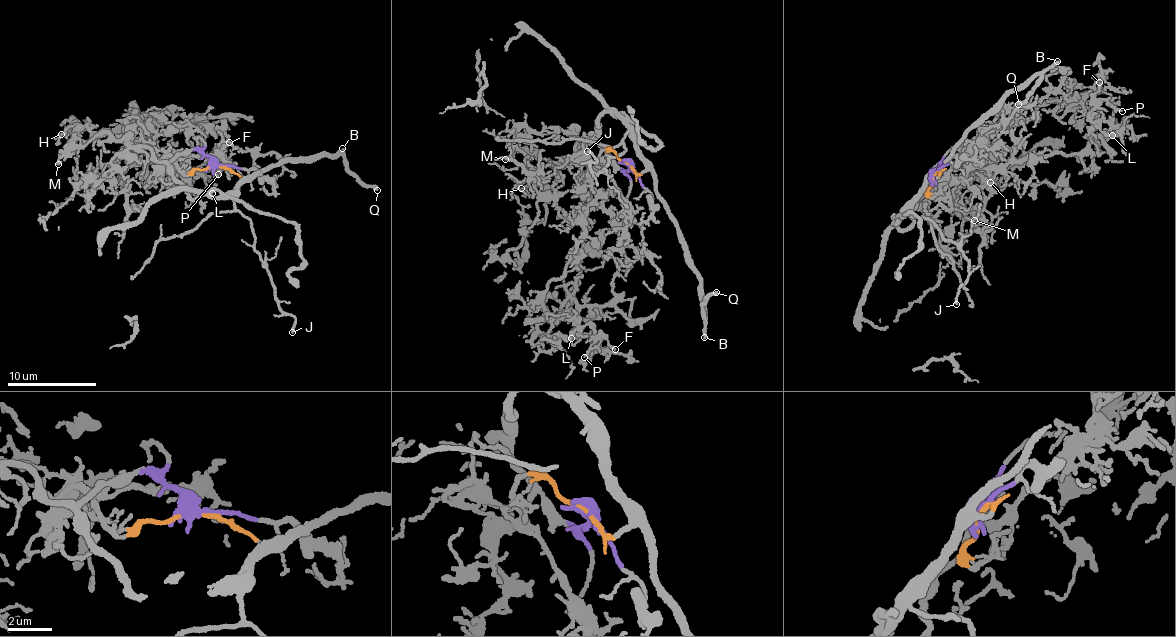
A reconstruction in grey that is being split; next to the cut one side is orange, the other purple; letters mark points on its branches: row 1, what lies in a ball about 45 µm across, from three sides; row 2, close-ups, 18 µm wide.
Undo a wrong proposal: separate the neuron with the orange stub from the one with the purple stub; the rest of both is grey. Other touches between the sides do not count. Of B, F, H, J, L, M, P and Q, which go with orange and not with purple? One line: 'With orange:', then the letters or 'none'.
With orange: B, J, Q

